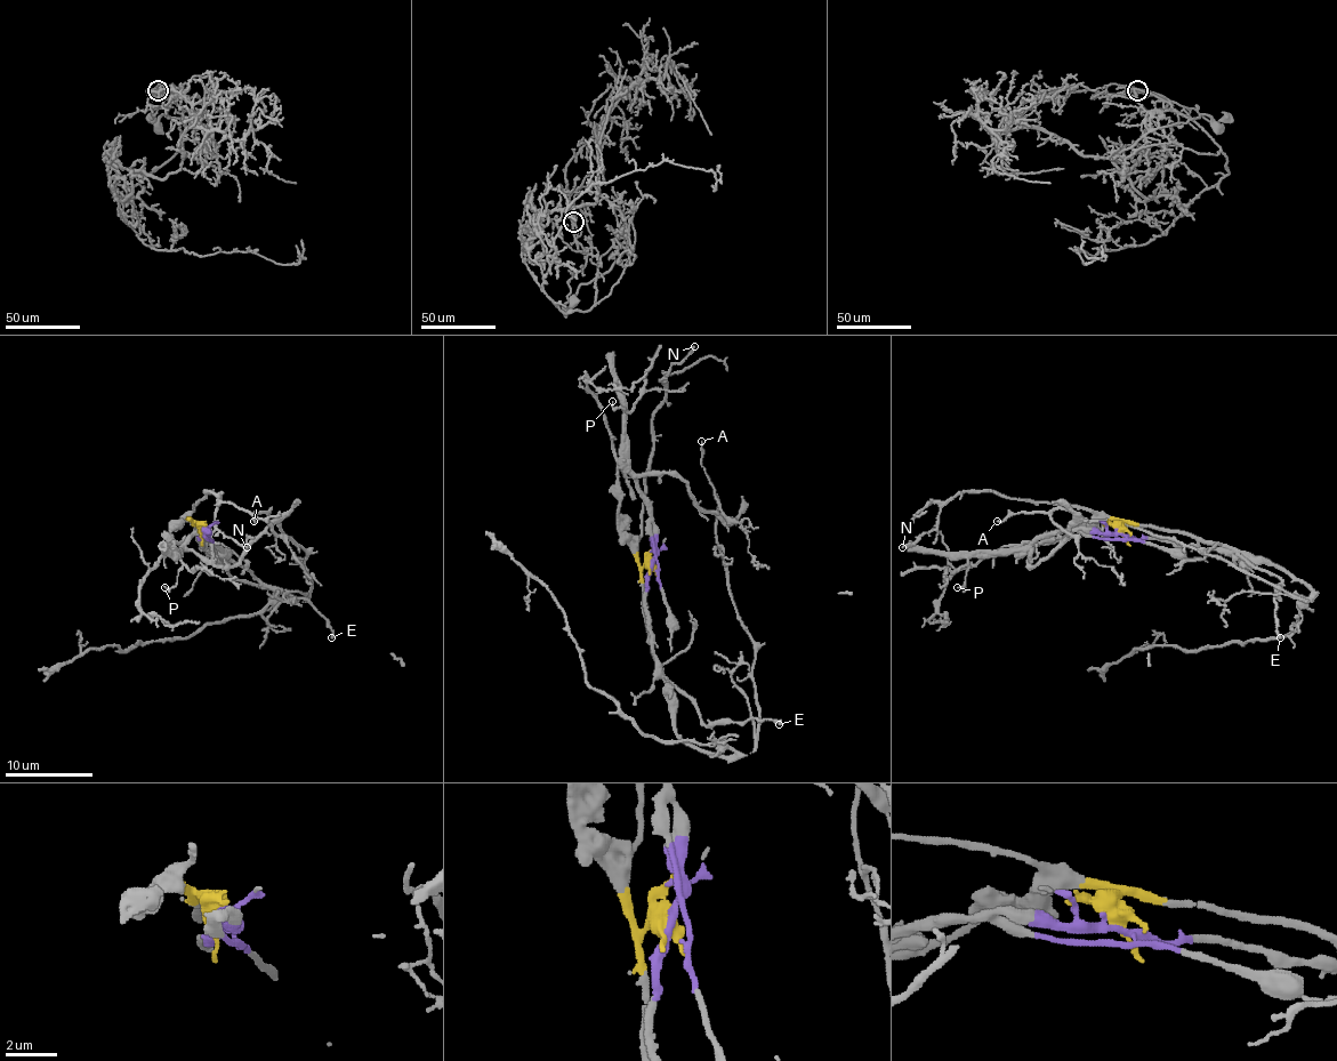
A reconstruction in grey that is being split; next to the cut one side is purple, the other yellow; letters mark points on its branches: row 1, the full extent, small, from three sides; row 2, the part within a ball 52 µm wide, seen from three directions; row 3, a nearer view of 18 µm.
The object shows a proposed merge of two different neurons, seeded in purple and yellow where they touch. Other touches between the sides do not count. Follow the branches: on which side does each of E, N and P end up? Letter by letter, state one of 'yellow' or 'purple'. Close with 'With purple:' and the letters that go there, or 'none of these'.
E: purple
N: yellow
P: purple
With purple: E, P

